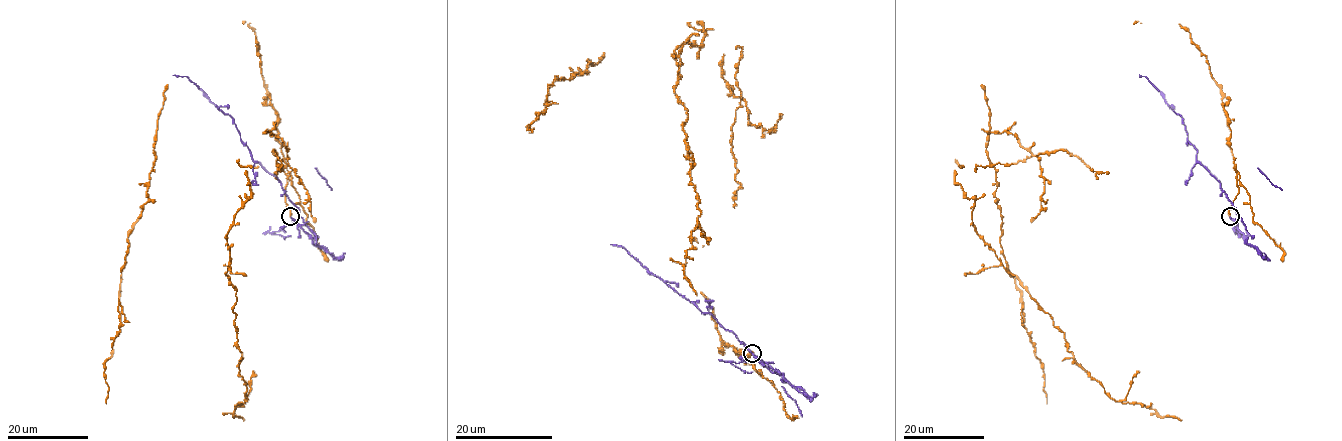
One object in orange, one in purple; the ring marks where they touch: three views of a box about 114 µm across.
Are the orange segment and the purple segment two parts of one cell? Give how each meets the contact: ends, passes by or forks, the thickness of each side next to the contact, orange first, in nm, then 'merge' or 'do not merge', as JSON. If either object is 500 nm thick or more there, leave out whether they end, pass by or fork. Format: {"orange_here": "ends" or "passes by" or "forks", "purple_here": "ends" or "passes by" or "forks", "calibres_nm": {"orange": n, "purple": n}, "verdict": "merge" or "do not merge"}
{"orange_here": "ends", "purple_here": "ends", "calibres_nm": {"orange": 280, "purple": 240}, "verdict": "do not merge"}

